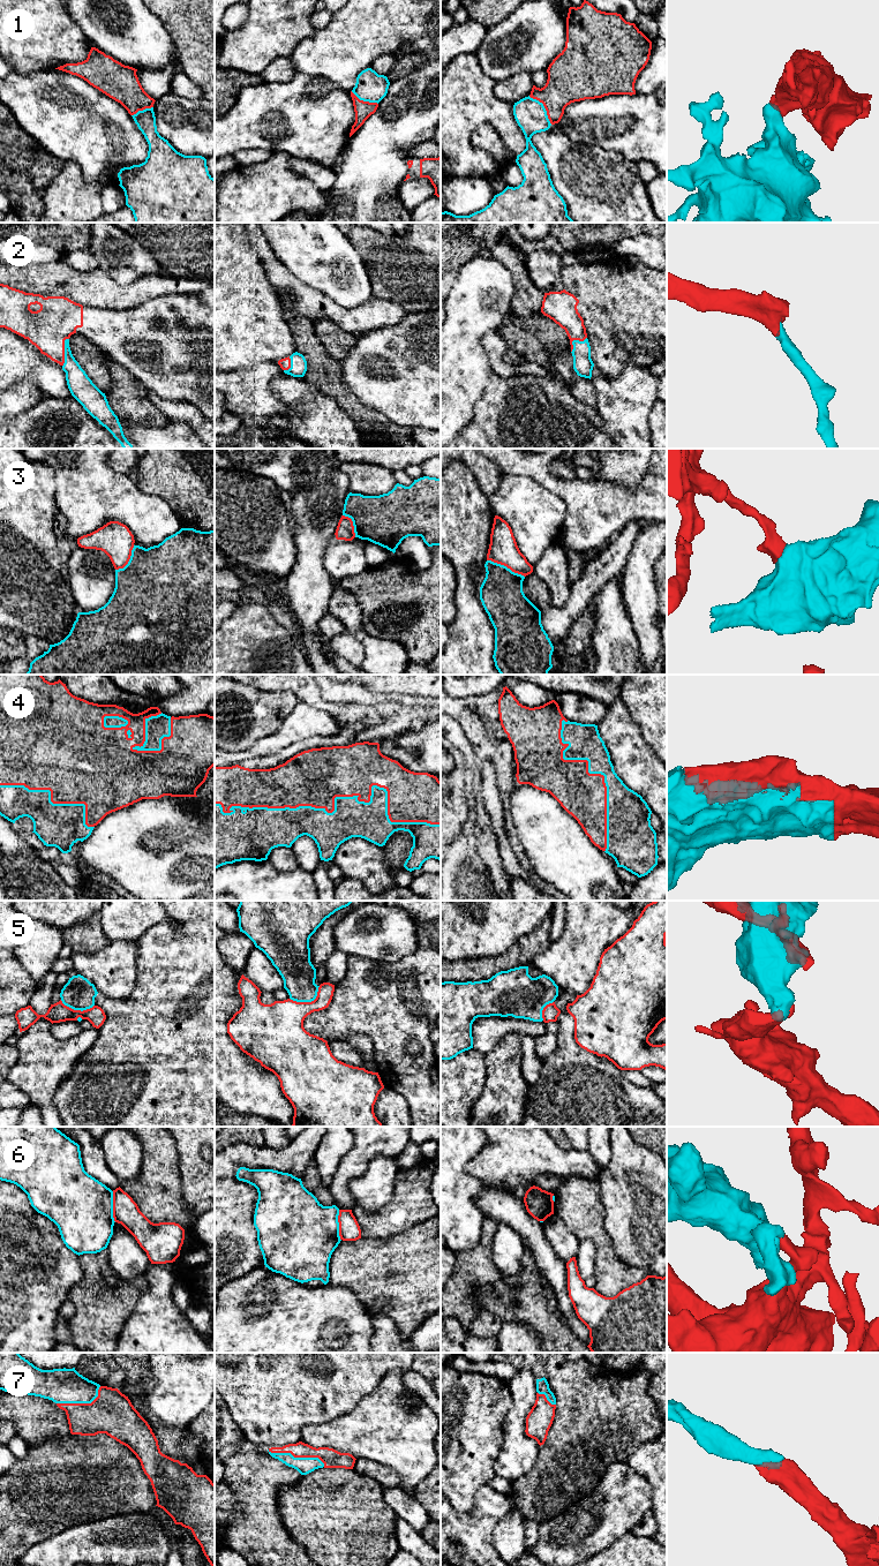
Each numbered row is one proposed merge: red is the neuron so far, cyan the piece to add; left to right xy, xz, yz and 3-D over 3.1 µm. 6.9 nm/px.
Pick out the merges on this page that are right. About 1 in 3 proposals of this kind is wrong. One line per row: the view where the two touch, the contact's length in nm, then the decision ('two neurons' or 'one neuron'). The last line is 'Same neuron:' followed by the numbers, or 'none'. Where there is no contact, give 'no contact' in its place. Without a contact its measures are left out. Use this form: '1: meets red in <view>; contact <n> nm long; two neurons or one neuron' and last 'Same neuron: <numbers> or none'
1: meets red in yz; contact 260 nm long; two neurons
2: meets red in xy; contact 200 nm long; one neuron
3: meets red in yz; contact 300 nm long; two neurons
4: meets red in xz; contact 1600 nm long; one neuron
5: meets red in xz; contact 240 nm long; two neurons
6: meets red in xy; contact 220 nm long; two neurons
7: meets red in xz; contact 420 nm long; one neuron
Same neuron: 2, 4, 7

